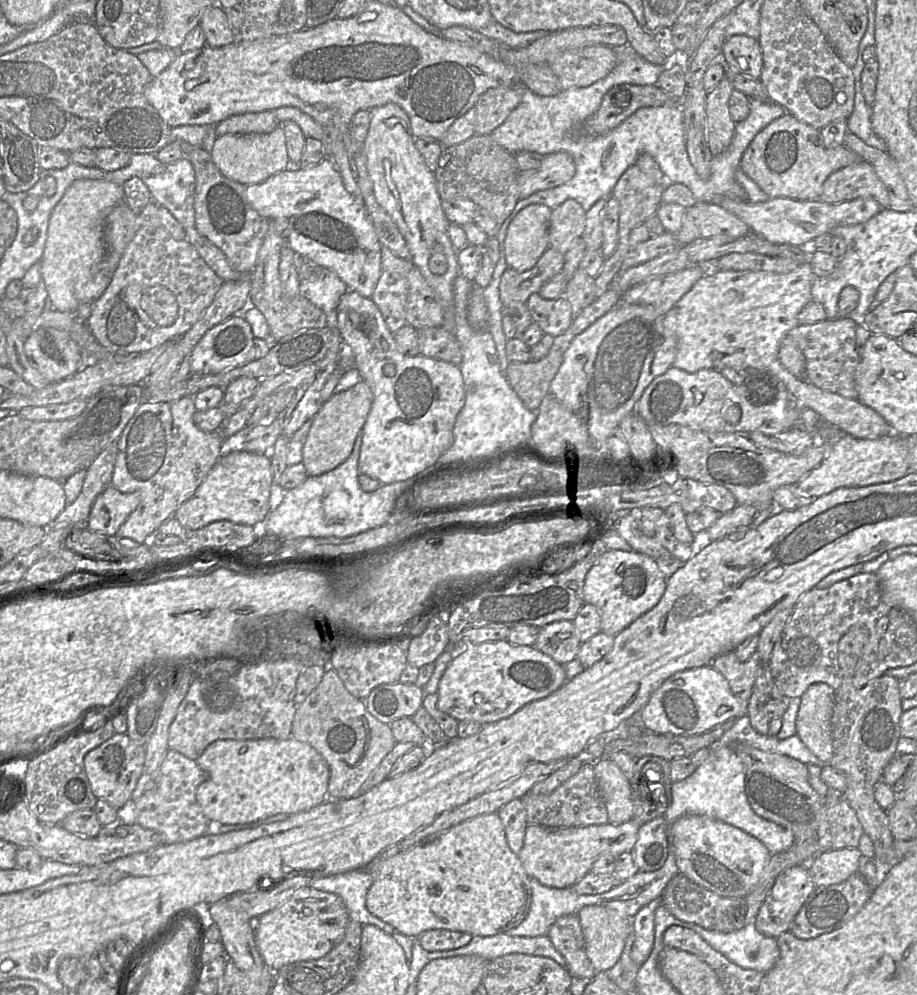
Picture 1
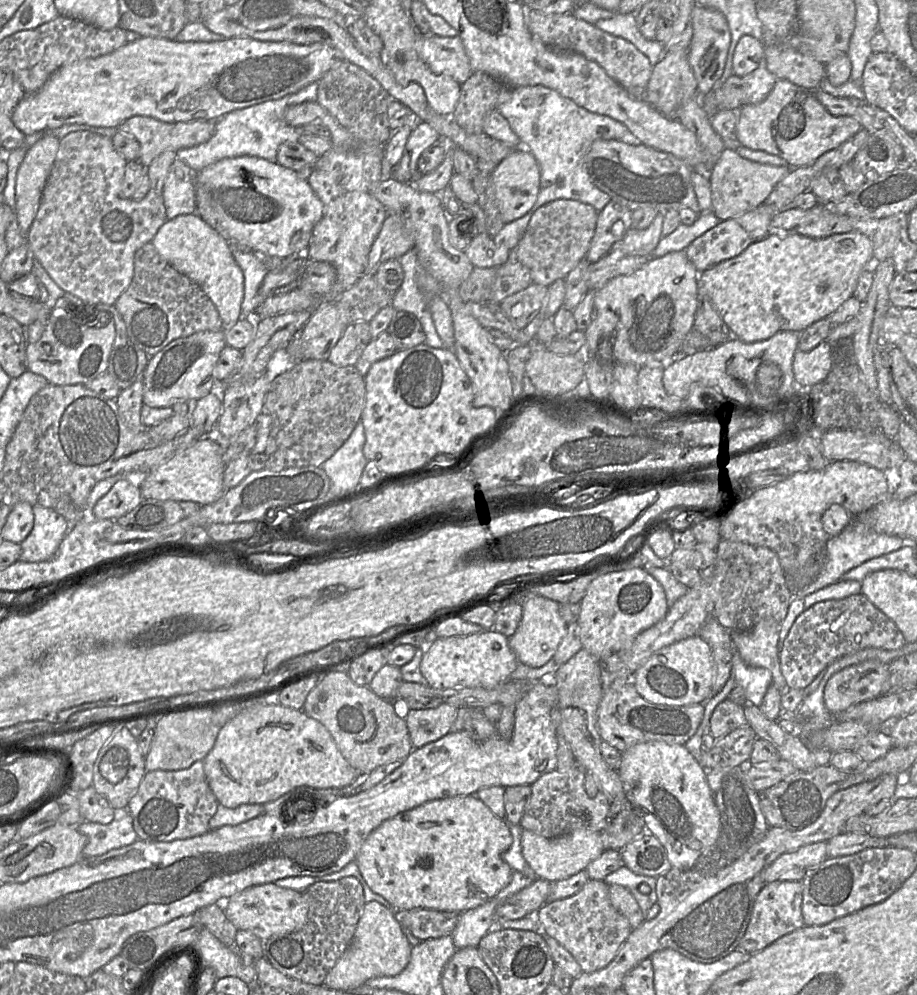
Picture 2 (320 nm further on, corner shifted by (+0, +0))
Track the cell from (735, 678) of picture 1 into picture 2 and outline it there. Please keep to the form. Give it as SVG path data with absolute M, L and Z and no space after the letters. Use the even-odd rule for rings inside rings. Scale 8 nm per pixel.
M726 698L716 706L711 715L709 733L717 740L746 724L743 706Z

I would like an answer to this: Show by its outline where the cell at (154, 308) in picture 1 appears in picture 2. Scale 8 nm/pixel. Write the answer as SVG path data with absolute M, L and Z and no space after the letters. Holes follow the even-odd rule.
M76 131L59 140L59 148L56 159L44 187L38 212L30 230L27 233L27 240L30 244L35 260L41 264L41 266L47 271L49 276L61 289L81 299L85 305L114 305L118 297L131 283L134 269L134 255L136 251L146 243L151 242L158 229L167 221L162 191L169 168L175 159L176 152L166 151L153 160L153 162L145 170L145 174L148 176L150 181L150 189L143 199L133 200L122 196L121 184L125 172L124 167L127 161L115 150L111 138L100 136L90 131Z

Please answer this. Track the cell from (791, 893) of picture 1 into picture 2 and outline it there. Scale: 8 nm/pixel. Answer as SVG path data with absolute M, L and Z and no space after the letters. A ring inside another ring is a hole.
M773 881L764 884L756 896L750 921L738 948L747 954L754 954L780 937L804 926L801 908L801 881Z

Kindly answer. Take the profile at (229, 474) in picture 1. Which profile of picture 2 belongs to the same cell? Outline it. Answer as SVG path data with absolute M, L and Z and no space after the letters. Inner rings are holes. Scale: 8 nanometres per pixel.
M203 437L174 455L145 476L131 476L139 482L143 499L191 501L201 506L217 501L225 492L223 449L216 440Z

